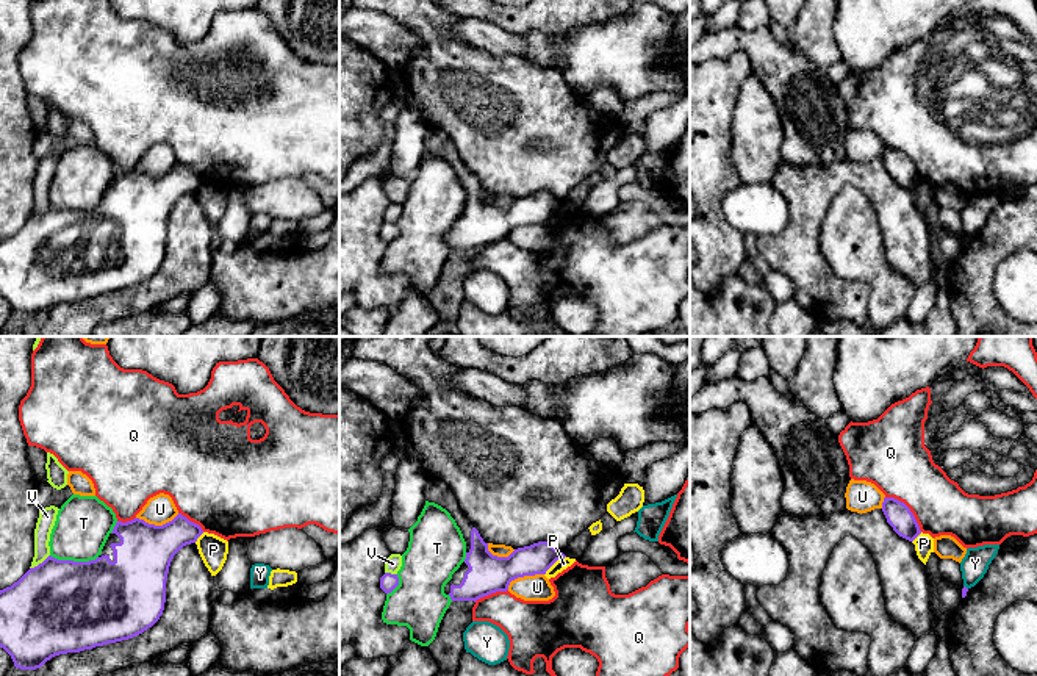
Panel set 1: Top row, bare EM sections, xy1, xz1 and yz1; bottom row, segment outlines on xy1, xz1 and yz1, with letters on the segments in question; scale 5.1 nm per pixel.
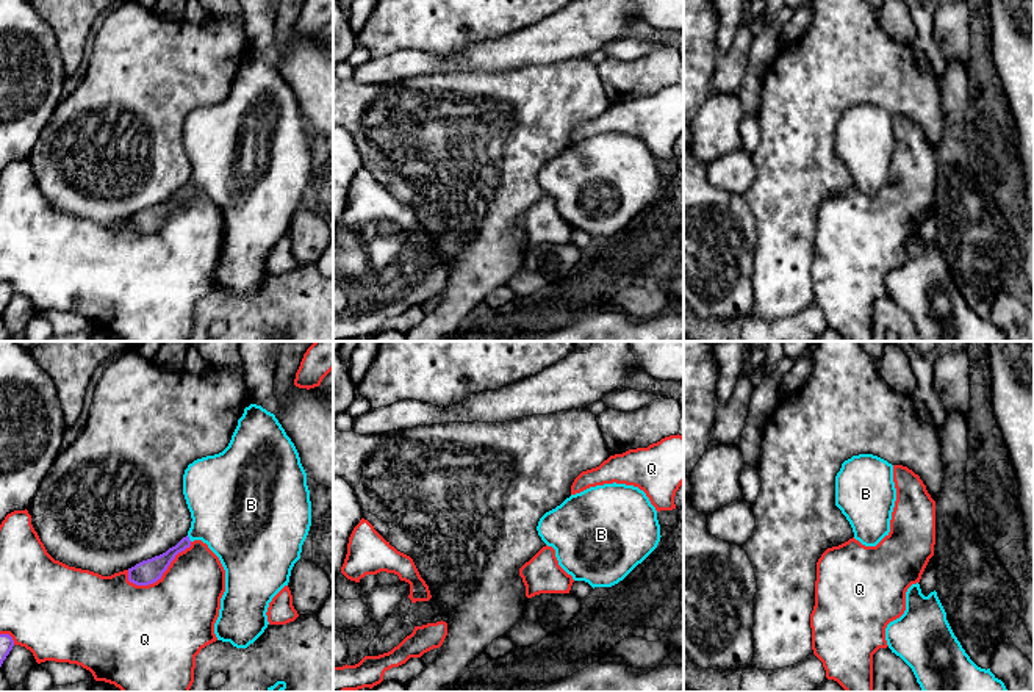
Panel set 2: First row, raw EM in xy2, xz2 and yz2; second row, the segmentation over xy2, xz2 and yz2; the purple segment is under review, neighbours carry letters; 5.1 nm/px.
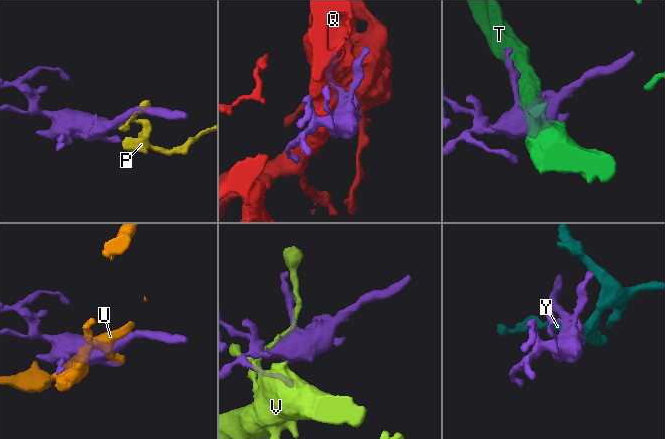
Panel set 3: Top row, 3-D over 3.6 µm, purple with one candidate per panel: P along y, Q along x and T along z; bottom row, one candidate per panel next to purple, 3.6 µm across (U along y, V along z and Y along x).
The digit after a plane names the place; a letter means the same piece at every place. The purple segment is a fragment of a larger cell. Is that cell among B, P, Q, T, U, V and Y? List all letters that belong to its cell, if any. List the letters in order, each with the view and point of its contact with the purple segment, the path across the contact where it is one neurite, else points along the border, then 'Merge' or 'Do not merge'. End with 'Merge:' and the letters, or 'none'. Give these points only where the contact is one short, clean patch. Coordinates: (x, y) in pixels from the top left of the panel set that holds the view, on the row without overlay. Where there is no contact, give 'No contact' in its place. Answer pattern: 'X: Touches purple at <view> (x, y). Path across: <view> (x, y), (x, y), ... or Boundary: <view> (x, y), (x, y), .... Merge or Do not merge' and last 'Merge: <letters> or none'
B: Touches purple at xy2 (188, 188). Path across: xy2 (150, 219), (188, 188), (229, 162). Merge
P: Touches purple at xz1 (554, 212). Boundary: xz1 (565, 205), (545, 224). Do not merge
Q: Touches purple at xy2 (161, 224). Do not merge
T: Touches purple at xy1 (72, 210). Do not merge
U: Touches purple at xy1 (157, 176). Do not merge
V: Touches purple at xy1 (39, 213). Do not merge
Y: Touches purple at yz1 (965, 237). Boundary: yz1 (964, 235), (967, 238). Do not merge
Merge: B

